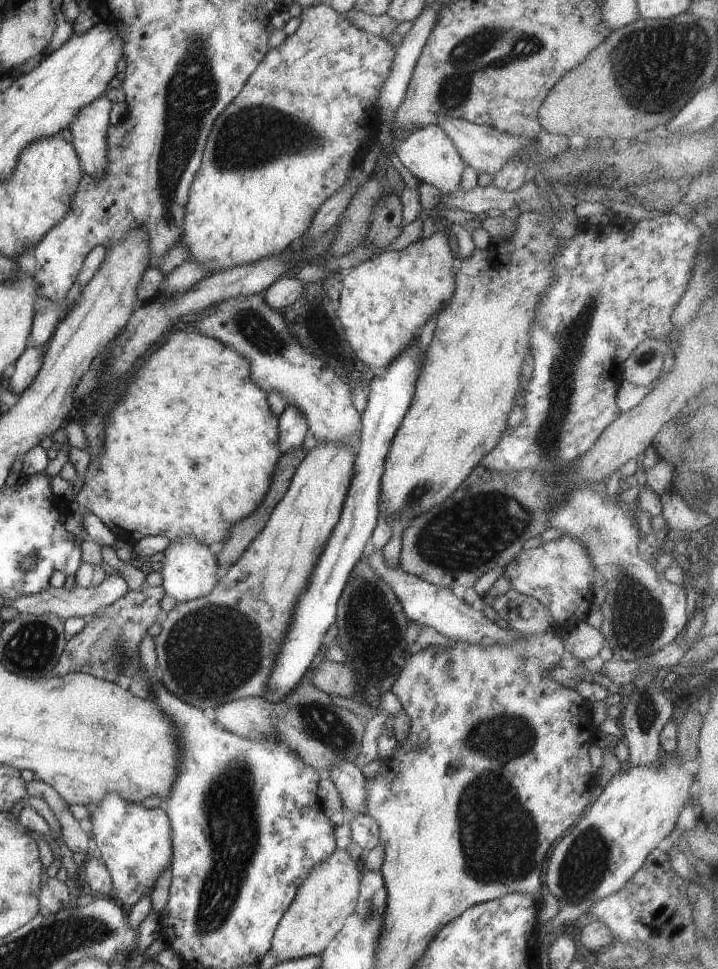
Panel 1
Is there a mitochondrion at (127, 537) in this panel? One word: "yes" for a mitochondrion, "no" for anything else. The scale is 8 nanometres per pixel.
no

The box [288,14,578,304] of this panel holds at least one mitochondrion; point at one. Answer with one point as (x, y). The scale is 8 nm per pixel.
(469, 57)

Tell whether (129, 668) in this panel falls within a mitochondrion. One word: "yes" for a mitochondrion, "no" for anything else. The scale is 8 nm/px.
no

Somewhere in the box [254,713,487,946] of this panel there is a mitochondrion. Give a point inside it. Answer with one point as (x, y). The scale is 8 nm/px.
(371, 910)

